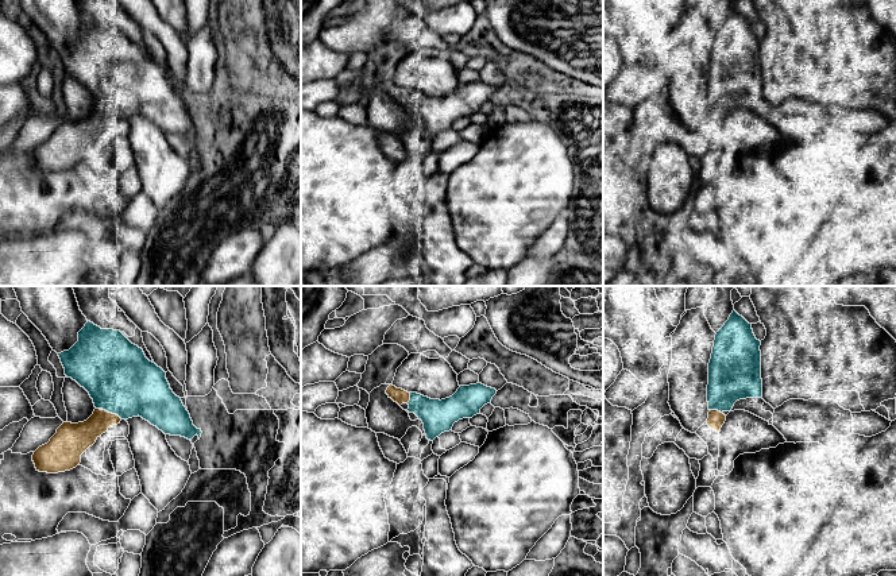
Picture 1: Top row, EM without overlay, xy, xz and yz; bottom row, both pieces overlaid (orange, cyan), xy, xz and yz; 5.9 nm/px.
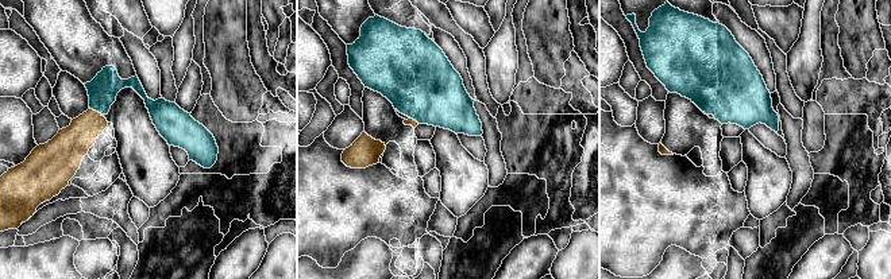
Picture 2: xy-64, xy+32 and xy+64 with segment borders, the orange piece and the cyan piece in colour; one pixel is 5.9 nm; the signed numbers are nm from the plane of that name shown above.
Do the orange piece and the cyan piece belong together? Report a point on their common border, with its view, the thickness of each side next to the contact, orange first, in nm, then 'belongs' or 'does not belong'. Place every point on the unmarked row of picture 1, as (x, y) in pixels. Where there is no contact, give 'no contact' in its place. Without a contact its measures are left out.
xy (111, 111) | 180/400 nm | belongs

